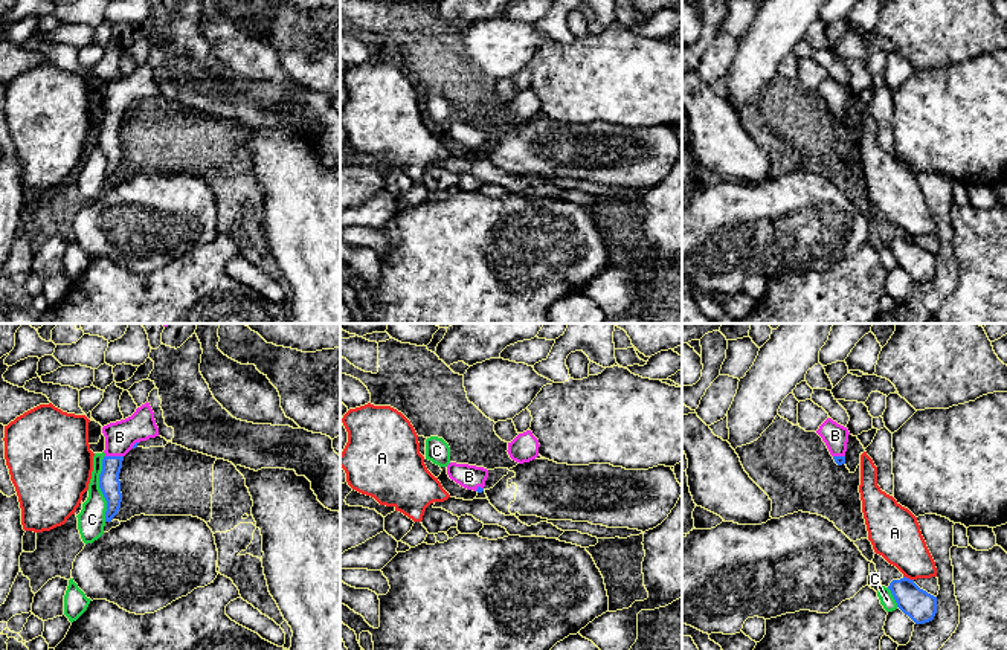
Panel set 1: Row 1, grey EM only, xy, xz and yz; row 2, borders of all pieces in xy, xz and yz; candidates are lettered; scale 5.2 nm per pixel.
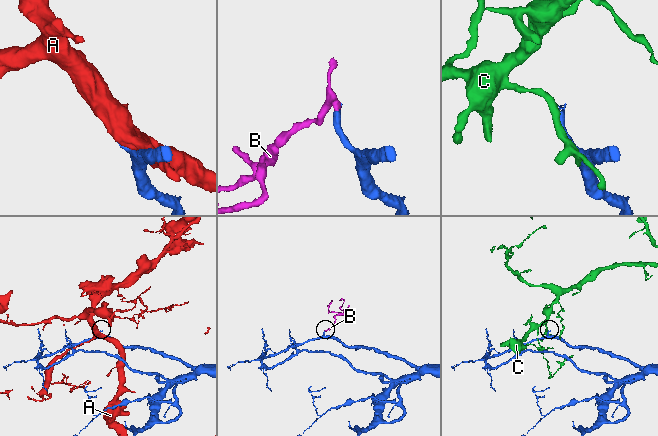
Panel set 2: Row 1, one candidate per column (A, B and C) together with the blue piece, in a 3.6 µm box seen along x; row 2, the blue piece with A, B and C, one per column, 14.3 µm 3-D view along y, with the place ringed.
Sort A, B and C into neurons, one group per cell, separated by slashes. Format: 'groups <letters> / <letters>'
groups A / B / C

